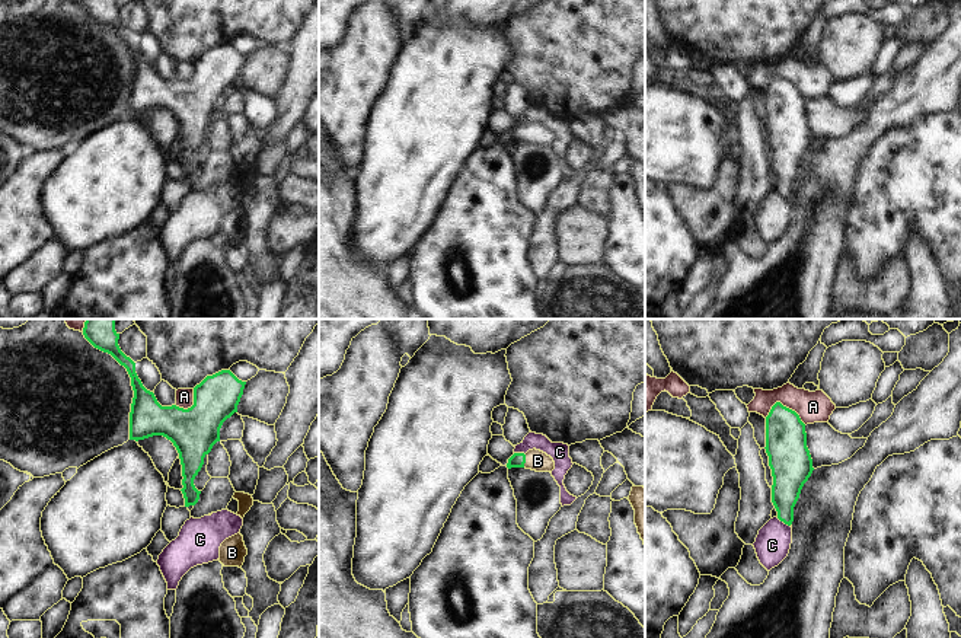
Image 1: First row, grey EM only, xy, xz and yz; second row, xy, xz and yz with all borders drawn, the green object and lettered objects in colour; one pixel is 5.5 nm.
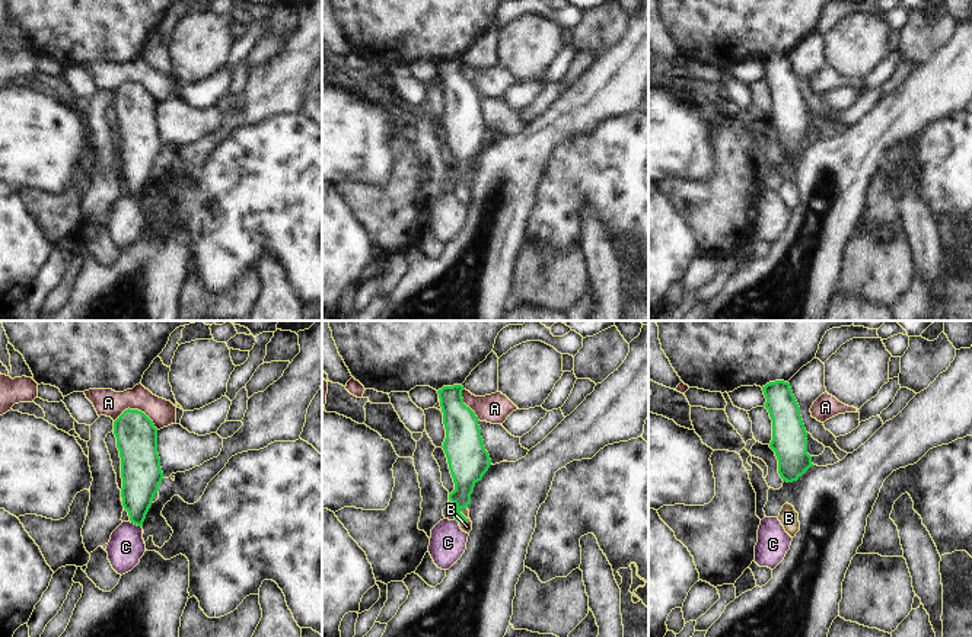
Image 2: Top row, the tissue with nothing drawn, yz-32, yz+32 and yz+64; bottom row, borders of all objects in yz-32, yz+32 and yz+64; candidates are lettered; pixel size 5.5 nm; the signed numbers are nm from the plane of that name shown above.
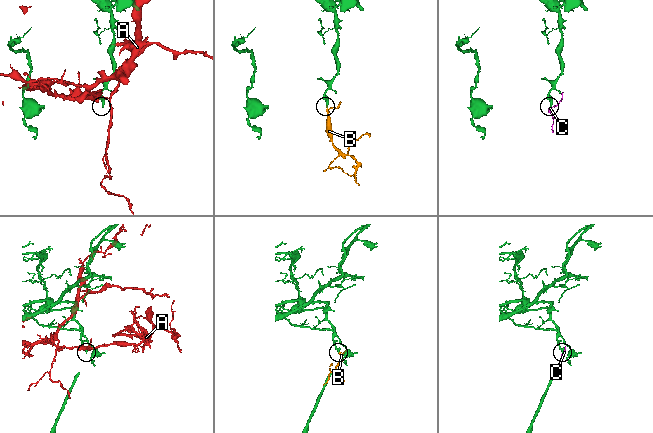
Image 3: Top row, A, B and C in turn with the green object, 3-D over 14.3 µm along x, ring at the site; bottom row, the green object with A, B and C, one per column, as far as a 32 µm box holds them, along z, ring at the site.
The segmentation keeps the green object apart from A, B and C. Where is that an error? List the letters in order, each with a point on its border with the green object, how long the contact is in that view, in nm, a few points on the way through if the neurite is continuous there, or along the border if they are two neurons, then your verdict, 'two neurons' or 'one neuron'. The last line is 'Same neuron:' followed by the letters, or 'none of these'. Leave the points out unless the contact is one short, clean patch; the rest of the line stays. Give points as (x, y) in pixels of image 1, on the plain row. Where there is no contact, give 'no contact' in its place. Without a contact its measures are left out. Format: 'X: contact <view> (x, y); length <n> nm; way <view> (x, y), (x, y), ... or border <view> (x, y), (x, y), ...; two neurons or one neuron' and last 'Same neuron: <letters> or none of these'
A: contact yz (785, 80); length 240 nm; two neurons
B: contact xz (524, 134); length 70 nm; way xz (517, 133), (524, 134), (538, 134); one neuron
C: contact yz (784, 195); length 90 nm; border yz (776, 191), (789, 200); two neurons
Same neuron: B

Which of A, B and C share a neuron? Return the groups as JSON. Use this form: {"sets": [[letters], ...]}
{"sets": [["A"], ["B"], ["C"]]}

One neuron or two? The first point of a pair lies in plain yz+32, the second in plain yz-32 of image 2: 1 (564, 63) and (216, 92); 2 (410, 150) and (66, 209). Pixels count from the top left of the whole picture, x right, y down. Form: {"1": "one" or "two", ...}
{"1": "two", "2": "one"}

